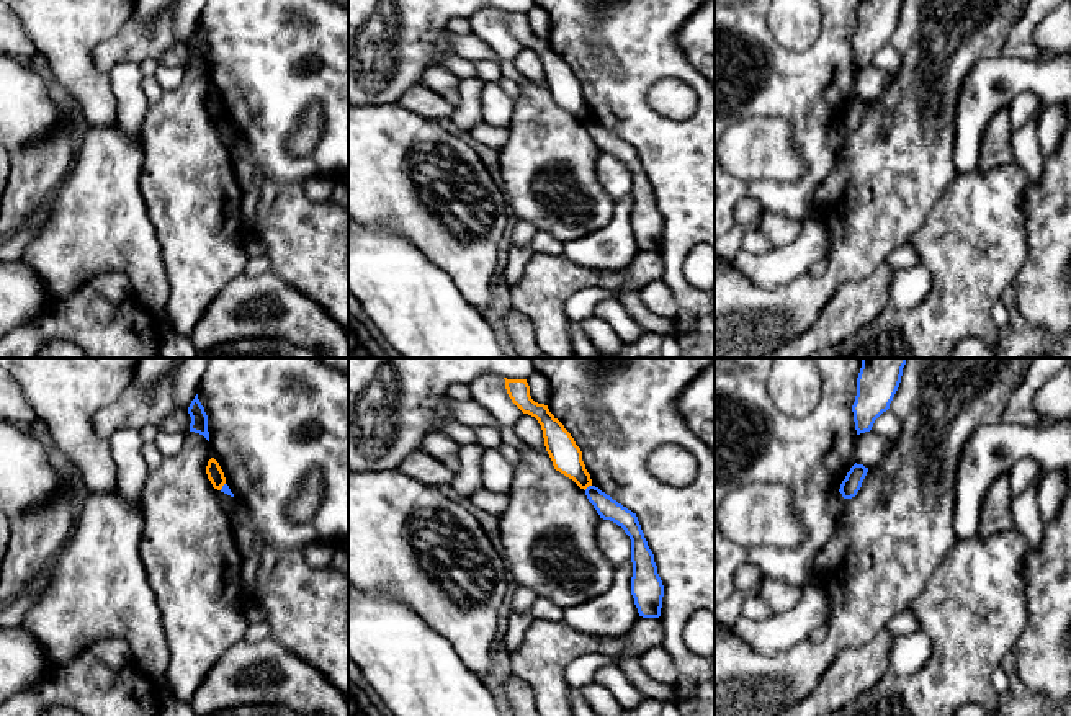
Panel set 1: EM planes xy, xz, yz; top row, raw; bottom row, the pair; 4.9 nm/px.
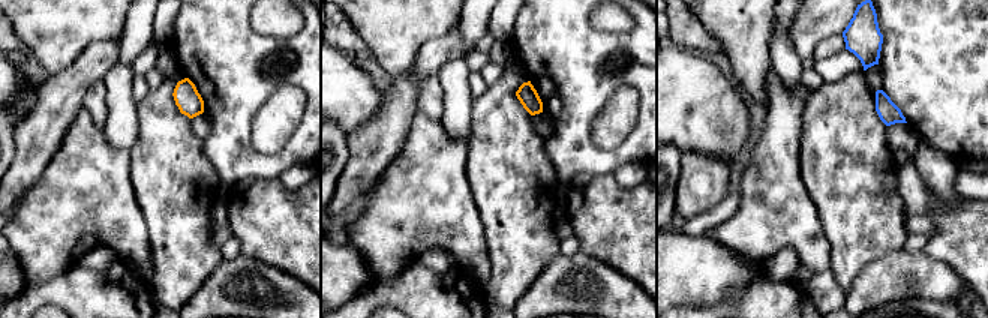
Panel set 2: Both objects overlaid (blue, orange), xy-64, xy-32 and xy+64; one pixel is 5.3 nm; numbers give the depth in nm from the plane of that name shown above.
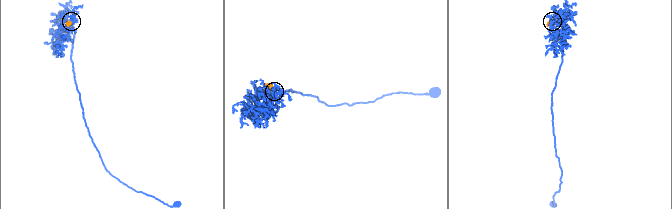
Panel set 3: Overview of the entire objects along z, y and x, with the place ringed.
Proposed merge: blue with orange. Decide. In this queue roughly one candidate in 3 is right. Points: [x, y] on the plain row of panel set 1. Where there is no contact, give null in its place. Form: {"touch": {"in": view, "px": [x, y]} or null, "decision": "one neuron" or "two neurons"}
{"touch": {"in": "xz", "px": [589, 120]}, "decision": "two neurons"}

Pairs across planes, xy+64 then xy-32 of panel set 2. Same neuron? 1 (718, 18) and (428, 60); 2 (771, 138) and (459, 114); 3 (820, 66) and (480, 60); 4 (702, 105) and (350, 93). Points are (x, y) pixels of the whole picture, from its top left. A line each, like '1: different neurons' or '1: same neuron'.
1: different neurons
2: different neurons
3: different neurons
4: same neuron

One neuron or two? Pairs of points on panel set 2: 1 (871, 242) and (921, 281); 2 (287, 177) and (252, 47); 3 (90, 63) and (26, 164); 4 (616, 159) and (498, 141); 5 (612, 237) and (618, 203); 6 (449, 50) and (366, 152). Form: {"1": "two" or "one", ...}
{"1": "two", "2": "two", "3": "one", "4": "two", "5": "one", "6": "one"}

